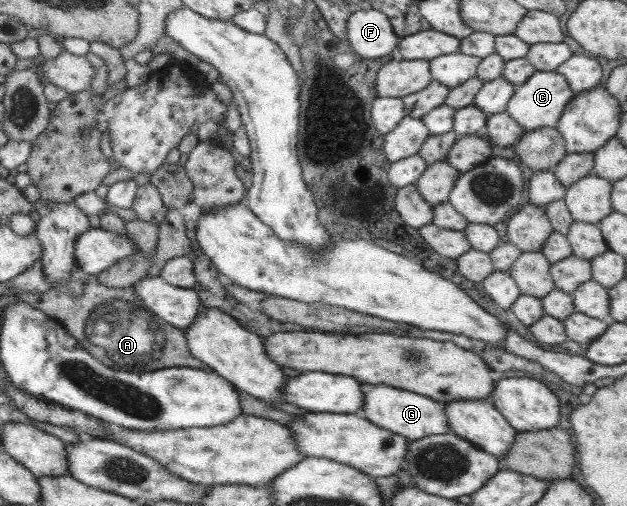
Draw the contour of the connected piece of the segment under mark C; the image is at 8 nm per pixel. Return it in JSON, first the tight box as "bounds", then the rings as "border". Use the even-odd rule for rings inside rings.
{"bounds":[506,71,575,131],"border":[[[536,71],[524,84],[519,84],[514,89],[506,111],[525,131],[534,131],[543,127],[556,128],[562,111],[575,95],[568,81],[556,71]]]}

